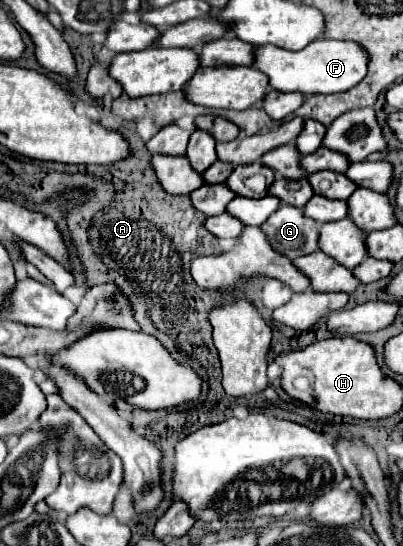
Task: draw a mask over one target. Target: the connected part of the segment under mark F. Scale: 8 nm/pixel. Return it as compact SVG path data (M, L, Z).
M317 39L309 43L301 51L289 51L289 49L279 49L279 47L257 47L255 49L255 63L259 71L263 71L269 77L269 83L277 91L301 91L303 95L311 93L341 93L349 91L361 79L367 75L367 65L369 65L369 53L359 47L359 43L353 41L333 41L333 39Z

